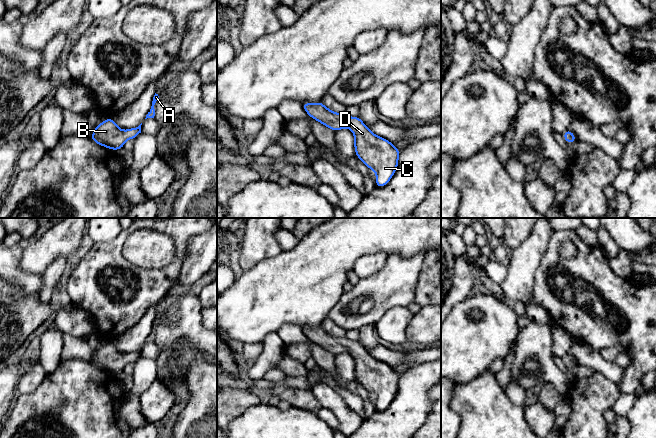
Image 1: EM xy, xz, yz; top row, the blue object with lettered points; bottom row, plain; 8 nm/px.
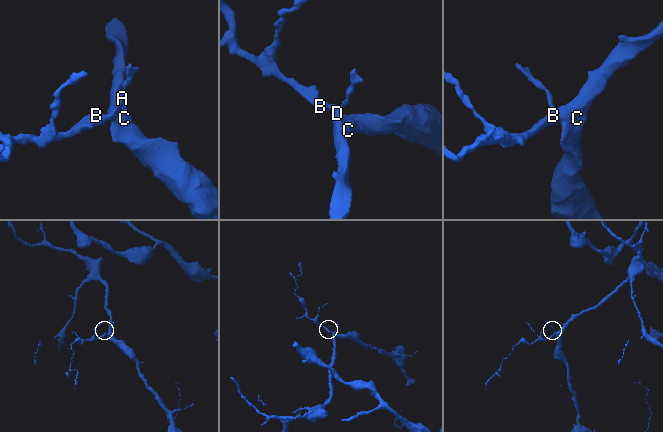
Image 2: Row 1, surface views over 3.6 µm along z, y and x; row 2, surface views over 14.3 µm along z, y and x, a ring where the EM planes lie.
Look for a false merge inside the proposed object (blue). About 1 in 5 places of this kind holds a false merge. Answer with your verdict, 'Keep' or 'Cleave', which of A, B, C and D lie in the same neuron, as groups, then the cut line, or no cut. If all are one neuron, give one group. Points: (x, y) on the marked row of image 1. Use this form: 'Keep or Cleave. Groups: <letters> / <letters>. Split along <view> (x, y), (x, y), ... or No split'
Keep. Groups: A B C D. No split

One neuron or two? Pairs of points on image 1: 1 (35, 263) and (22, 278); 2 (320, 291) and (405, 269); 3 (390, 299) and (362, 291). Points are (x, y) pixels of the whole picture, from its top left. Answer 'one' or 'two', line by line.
1: two
2: two
3: one

